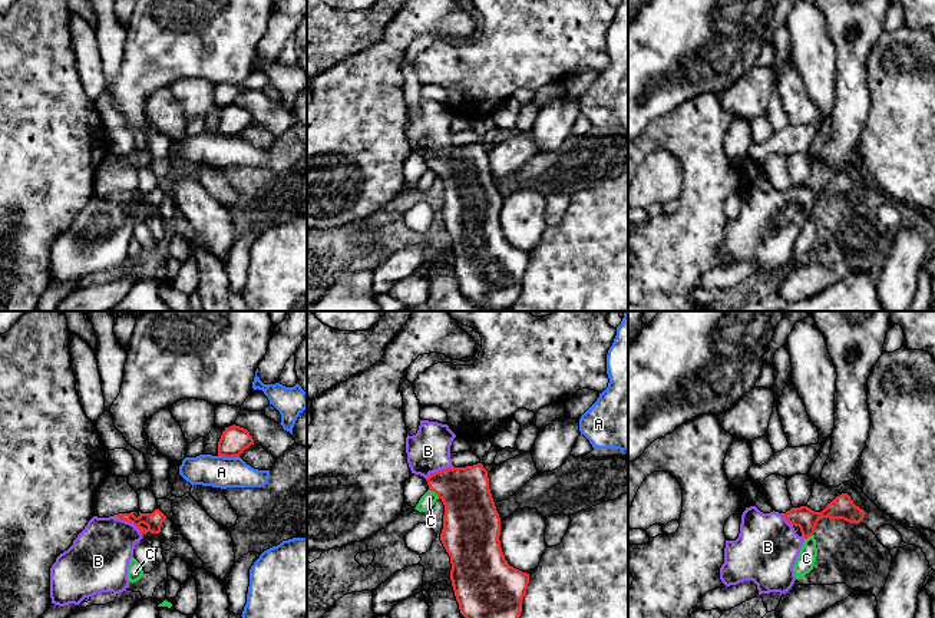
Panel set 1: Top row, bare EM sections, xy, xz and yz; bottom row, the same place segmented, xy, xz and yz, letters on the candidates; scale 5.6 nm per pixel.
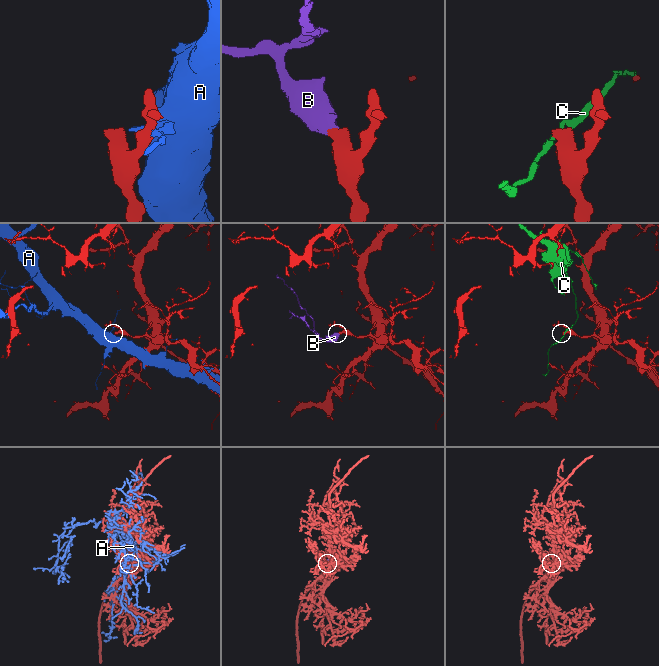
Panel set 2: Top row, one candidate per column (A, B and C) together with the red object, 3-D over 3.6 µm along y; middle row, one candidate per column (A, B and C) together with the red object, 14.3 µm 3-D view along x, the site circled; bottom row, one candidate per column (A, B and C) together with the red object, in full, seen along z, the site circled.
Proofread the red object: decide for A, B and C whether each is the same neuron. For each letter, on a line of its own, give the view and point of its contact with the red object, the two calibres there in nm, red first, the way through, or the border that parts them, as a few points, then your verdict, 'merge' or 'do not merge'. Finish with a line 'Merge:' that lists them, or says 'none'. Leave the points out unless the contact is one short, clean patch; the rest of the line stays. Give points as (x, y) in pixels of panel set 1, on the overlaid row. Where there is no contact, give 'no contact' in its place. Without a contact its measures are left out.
A: meets red in xy at (228, 456); 160 nm thick on the red side, 180 nm on the other; do not merge
B: meets red in xz at (439, 471); 280 nm thick on the red side, 240 nm on the other; runs through xz (465, 492), (439, 471), (428, 450); merge
C: meets red in xz at (435, 492); 300 nm thick on the red side, 80 nm on the other; do not merge
Merge: B

